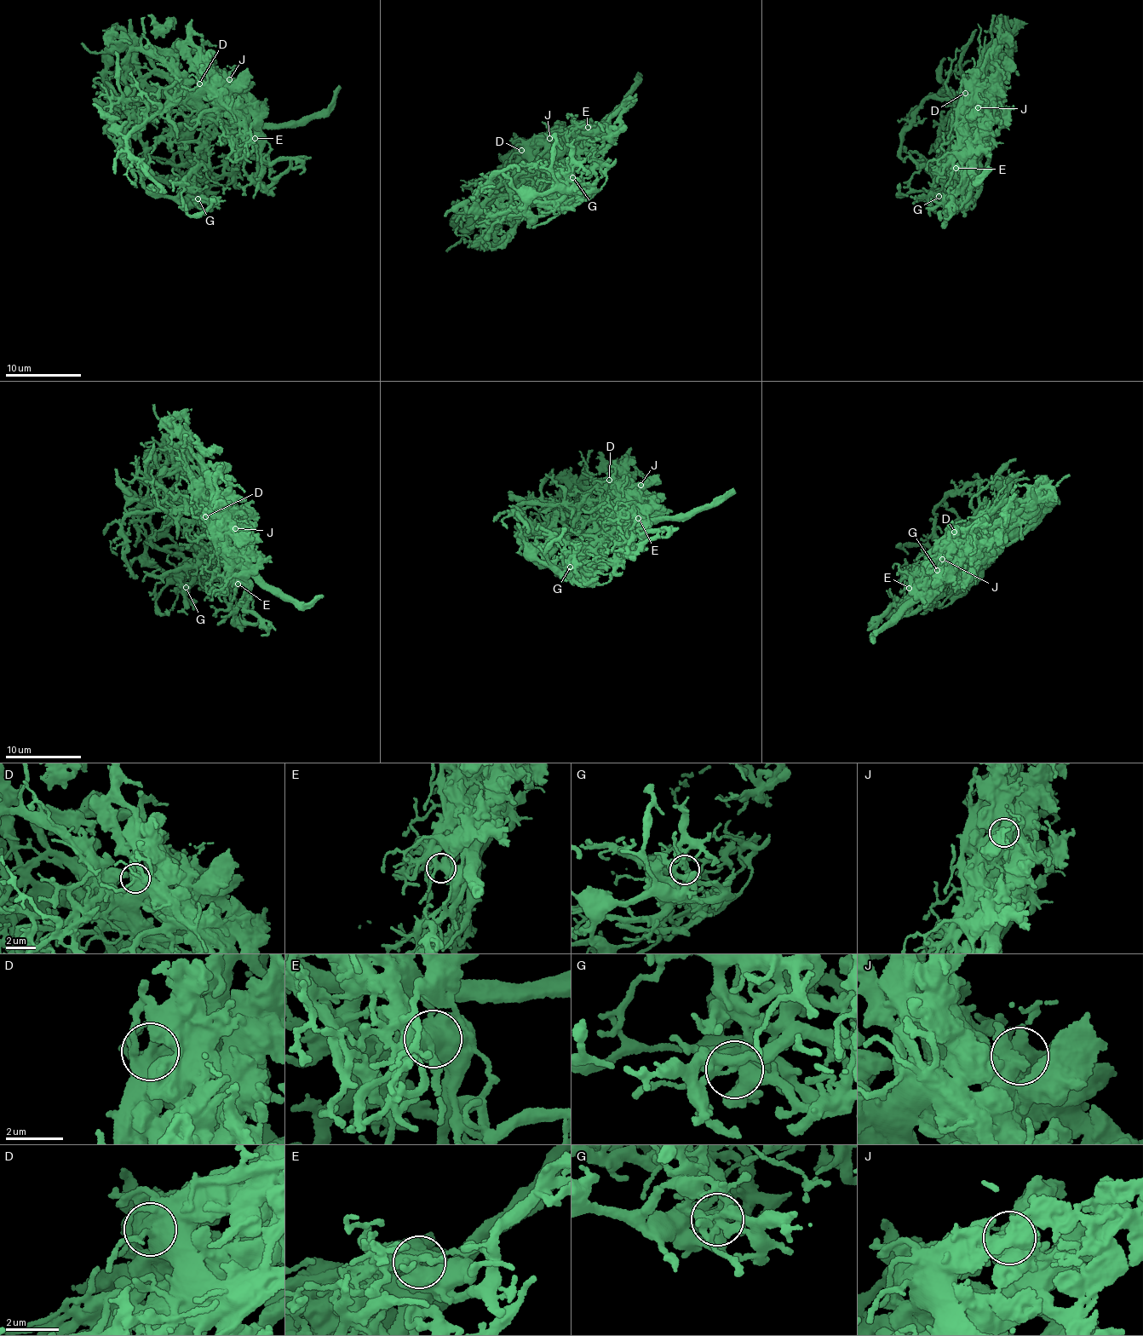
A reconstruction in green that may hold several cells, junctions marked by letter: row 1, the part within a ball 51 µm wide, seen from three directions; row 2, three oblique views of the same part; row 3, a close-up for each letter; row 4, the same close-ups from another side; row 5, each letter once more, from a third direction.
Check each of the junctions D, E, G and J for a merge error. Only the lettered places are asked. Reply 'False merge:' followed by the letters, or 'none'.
False merge: none

